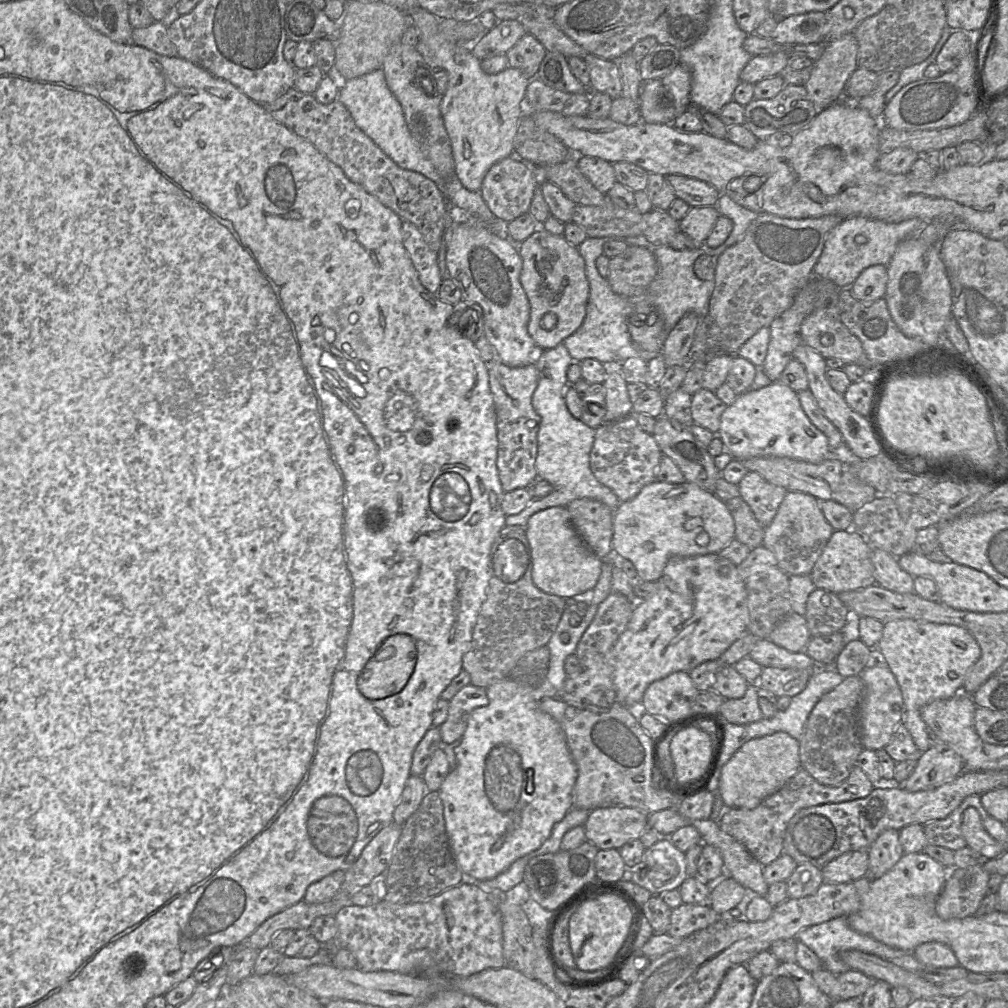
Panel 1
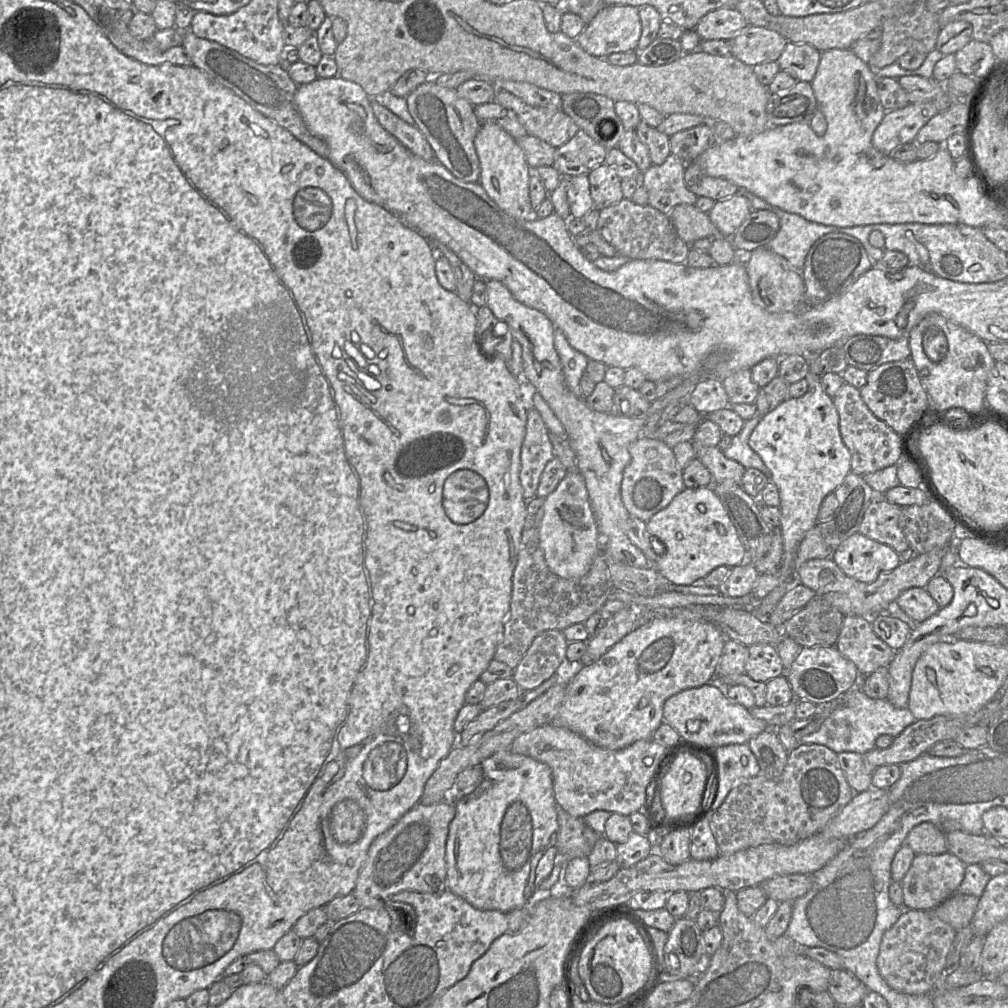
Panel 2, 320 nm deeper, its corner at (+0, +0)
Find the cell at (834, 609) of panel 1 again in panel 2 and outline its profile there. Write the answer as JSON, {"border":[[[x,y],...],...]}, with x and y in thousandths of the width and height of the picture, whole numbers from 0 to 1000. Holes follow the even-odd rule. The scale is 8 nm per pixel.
{"border":[[[809,592],[776,621],[778,630],[796,643],[828,641],[837,610],[820,596]]]}

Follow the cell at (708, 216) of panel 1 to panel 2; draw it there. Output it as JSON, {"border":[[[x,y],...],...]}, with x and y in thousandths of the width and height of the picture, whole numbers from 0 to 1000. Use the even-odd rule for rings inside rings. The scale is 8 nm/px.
{"border":[[[727,193],[709,199],[708,204],[702,210],[702,214],[715,232],[724,236],[745,209],[744,199],[740,195]]]}

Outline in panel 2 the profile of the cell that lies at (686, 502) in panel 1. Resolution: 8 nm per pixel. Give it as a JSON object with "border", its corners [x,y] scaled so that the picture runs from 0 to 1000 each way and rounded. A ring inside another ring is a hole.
{"border":[[[705,482],[679,484],[657,506],[642,518],[646,532],[654,534],[661,544],[658,552],[646,560],[658,572],[670,580],[687,580],[696,575],[709,563],[727,563],[740,558],[740,546],[715,496]]]}

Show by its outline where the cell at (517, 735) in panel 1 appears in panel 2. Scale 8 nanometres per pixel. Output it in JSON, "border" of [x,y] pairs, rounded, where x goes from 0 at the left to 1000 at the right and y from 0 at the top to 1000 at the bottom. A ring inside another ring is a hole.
{"border":[[[497,744],[482,752],[476,761],[479,765],[479,774],[466,788],[453,790],[451,796],[451,811],[445,817],[442,833],[442,880],[444,883],[459,891],[469,900],[476,903],[494,903],[505,905],[516,902],[534,891],[535,878],[547,866],[552,849],[552,835],[555,824],[553,813],[553,796],[550,791],[548,765],[544,759],[525,750],[511,748],[507,744]]]}

